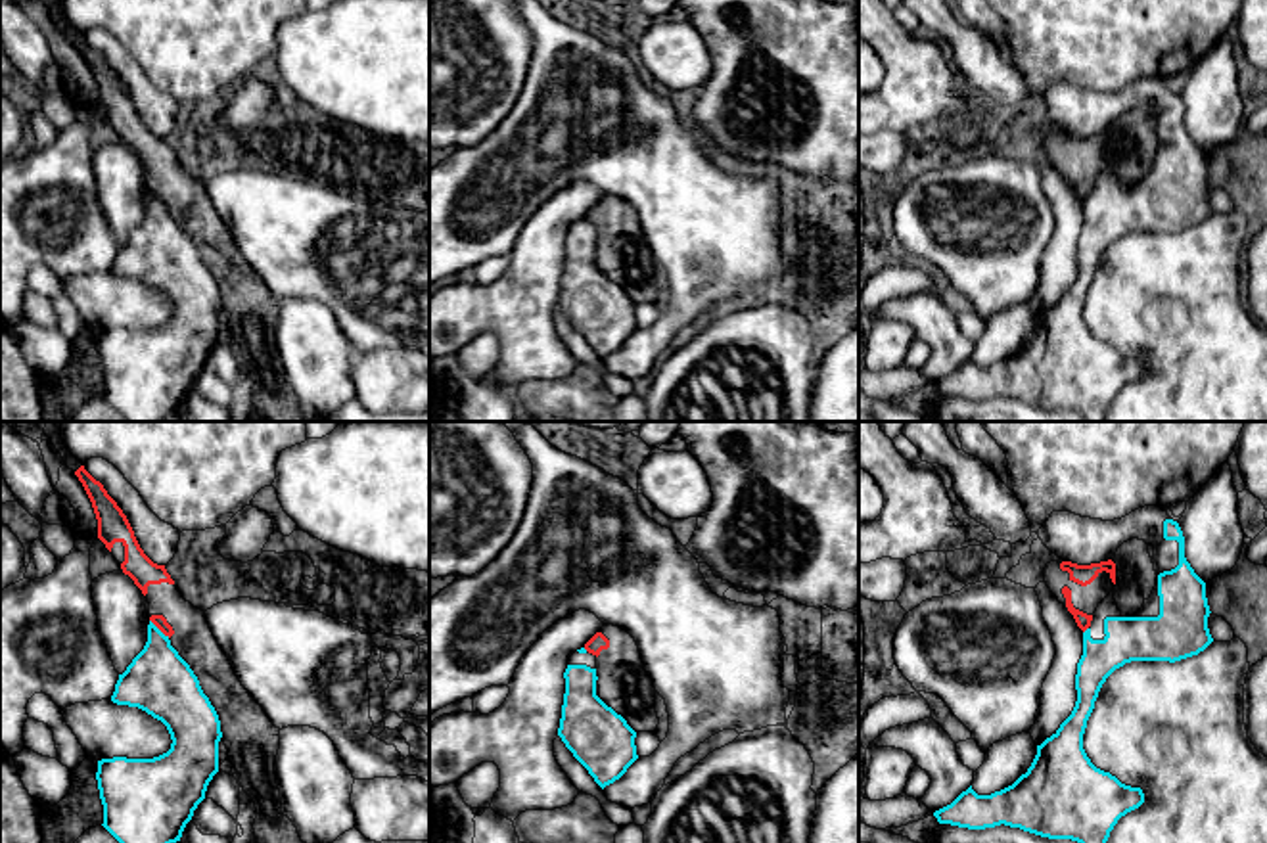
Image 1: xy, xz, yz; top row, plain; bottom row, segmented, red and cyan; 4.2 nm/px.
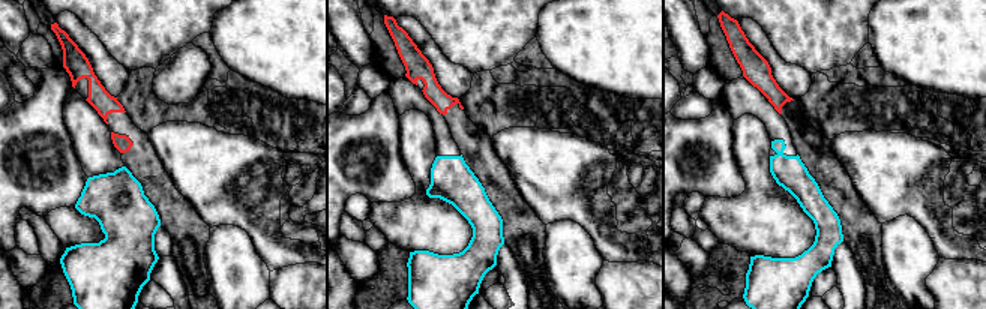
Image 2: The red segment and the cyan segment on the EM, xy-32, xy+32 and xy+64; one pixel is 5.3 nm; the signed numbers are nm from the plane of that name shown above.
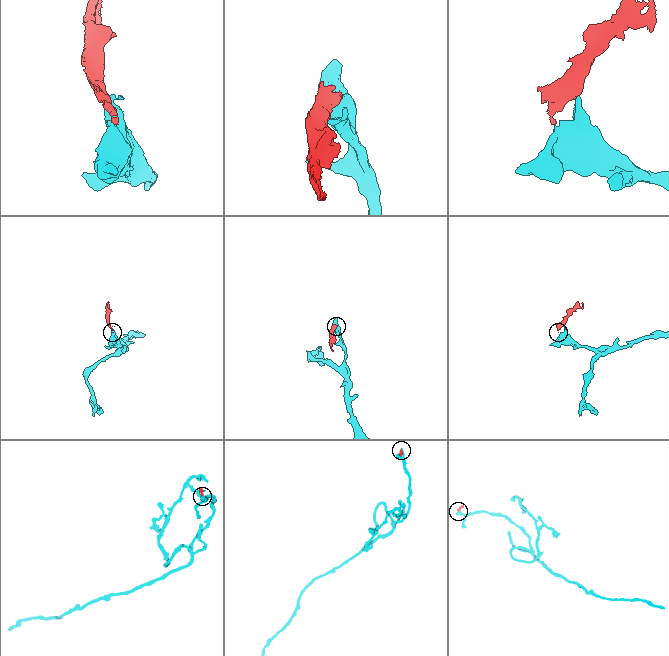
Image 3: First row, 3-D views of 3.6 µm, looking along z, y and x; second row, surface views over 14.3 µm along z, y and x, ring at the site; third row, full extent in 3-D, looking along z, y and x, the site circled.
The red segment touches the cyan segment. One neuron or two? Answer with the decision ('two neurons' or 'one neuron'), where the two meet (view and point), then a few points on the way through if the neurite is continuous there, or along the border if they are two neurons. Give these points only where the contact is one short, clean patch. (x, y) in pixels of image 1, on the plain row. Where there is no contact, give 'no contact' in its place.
two neurons; meets red in xy at (160, 200); border along xy (150, 190), (169, 207)

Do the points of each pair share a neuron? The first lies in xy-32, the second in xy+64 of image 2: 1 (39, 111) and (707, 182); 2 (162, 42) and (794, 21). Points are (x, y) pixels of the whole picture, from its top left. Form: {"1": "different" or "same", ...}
{"1": "same", "2": "same"}

